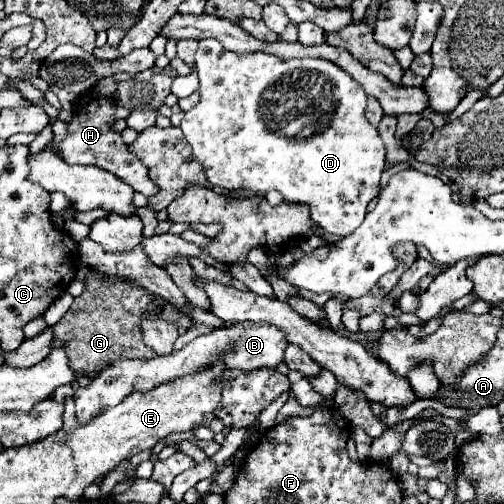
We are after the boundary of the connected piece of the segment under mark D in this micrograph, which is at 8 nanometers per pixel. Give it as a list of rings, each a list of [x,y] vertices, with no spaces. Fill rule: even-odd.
[[[211,37],[209,39],[199,39],[195,65],[197,65],[197,75],[199,75],[199,81],[201,81],[201,87],[199,87],[201,101],[191,111],[185,113],[185,117],[183,117],[179,127],[183,129],[183,135],[185,135],[187,143],[193,147],[195,157],[203,163],[209,183],[213,187],[223,187],[227,191],[251,189],[255,193],[267,193],[269,189],[277,189],[285,197],[285,201],[307,203],[311,207],[311,219],[323,231],[333,233],[333,235],[351,235],[363,223],[369,201],[379,195],[379,181],[381,181],[381,173],[383,173],[383,167],[385,167],[383,141],[381,141],[381,137],[377,133],[377,127],[367,123],[367,119],[363,115],[365,107],[367,107],[367,95],[365,95],[363,87],[331,61],[323,61],[323,59],[289,59],[289,61],[281,61],[279,57],[269,55],[269,53],[237,55],[237,53],[231,53],[231,51],[223,49],[223,45],[217,39],[211,39]]]

